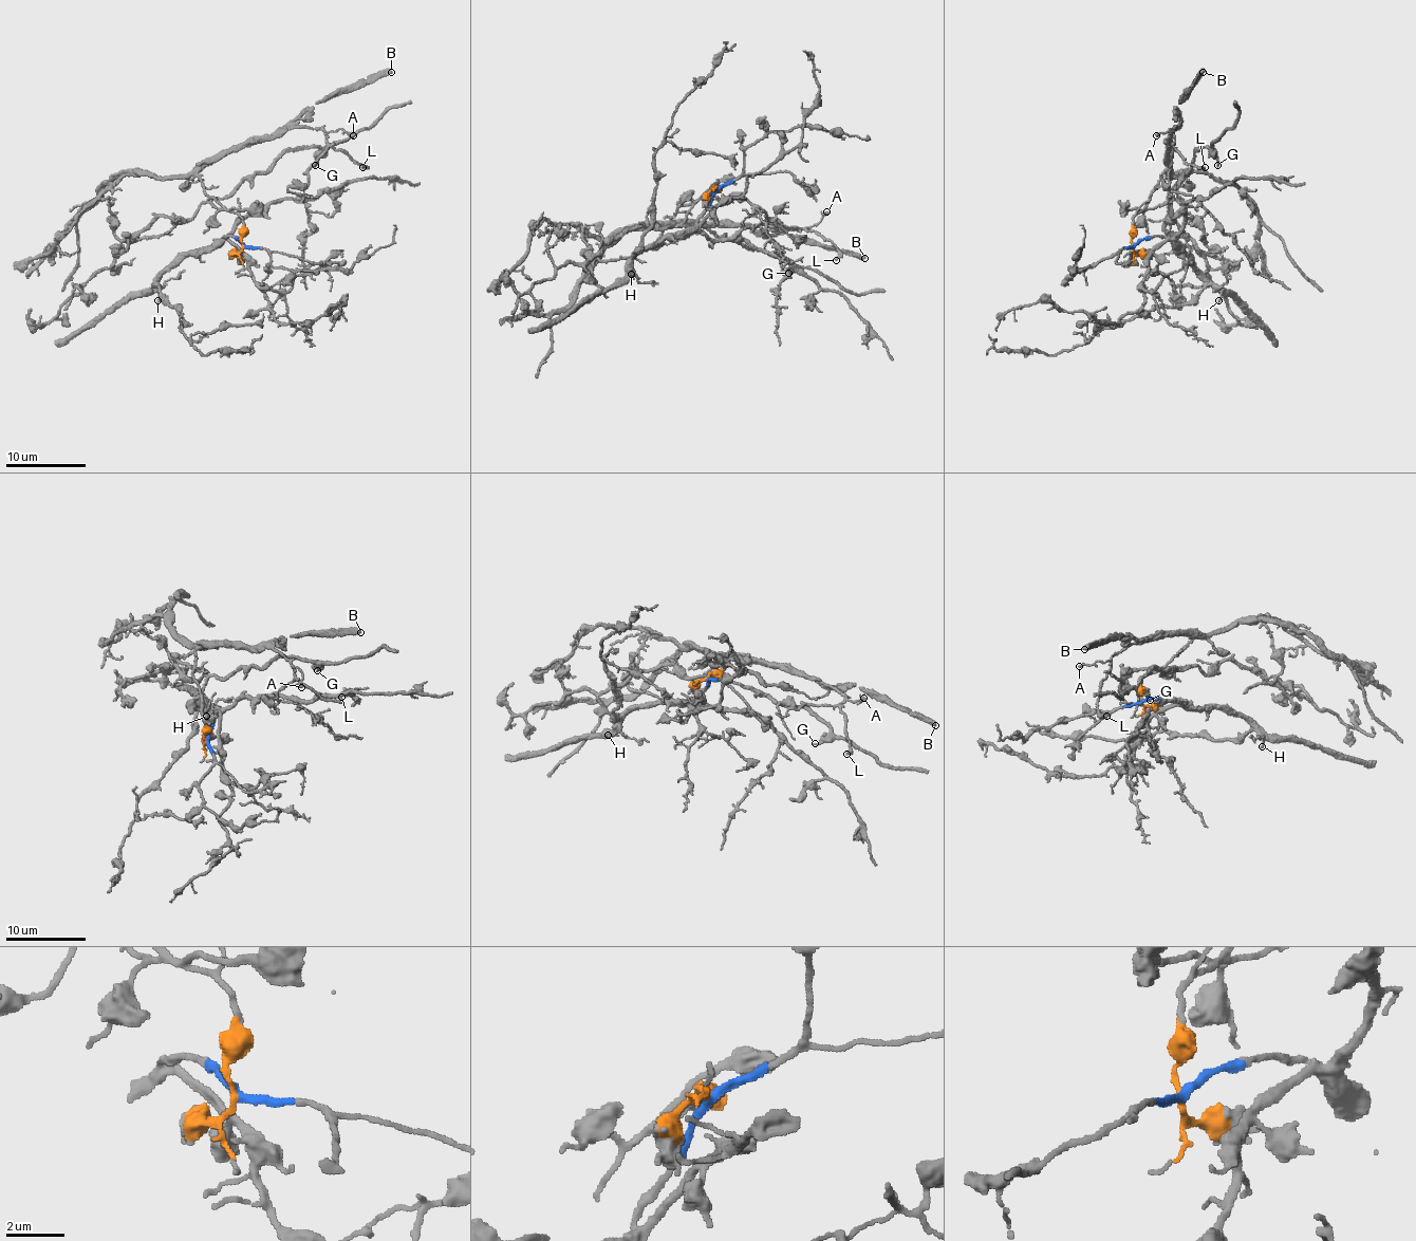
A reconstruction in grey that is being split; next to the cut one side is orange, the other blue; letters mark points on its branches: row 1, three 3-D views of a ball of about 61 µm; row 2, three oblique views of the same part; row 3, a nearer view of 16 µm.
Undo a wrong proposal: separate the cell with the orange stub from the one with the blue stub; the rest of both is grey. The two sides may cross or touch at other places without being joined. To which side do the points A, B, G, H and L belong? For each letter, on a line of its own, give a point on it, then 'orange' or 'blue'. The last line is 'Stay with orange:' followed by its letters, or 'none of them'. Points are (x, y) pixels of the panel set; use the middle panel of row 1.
A: place (826, 211); orange
B: place (864, 258); orange
G: place (788, 273); orange
H: place (631, 274); blue
L: place (836, 260); orange
Stay with orange: A, B, G, L

